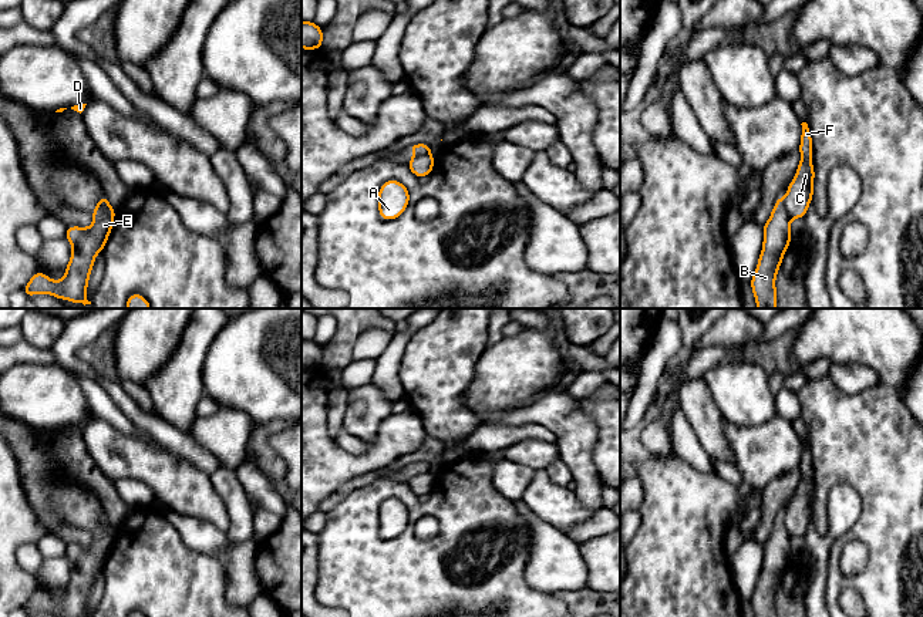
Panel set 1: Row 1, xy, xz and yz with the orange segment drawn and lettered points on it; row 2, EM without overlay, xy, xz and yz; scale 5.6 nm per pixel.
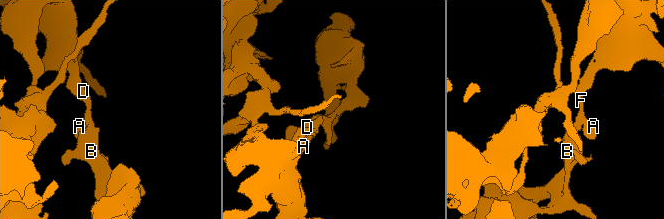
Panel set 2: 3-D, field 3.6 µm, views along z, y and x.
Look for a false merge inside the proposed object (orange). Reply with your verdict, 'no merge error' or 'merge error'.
merge error

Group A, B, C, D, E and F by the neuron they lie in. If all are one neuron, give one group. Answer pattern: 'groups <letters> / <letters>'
groups A C D F / B E

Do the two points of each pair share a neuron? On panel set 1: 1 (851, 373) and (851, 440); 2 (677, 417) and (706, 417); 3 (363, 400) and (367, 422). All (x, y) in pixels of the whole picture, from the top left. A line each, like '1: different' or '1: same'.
1: different
2: different
3: same

